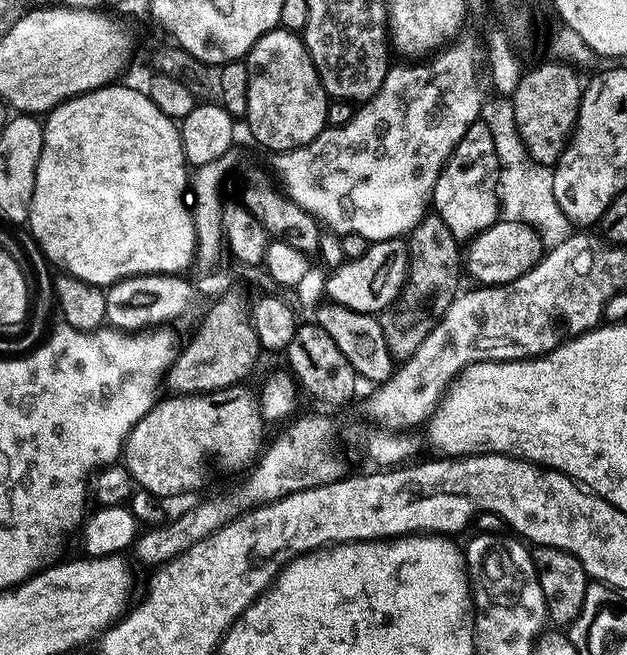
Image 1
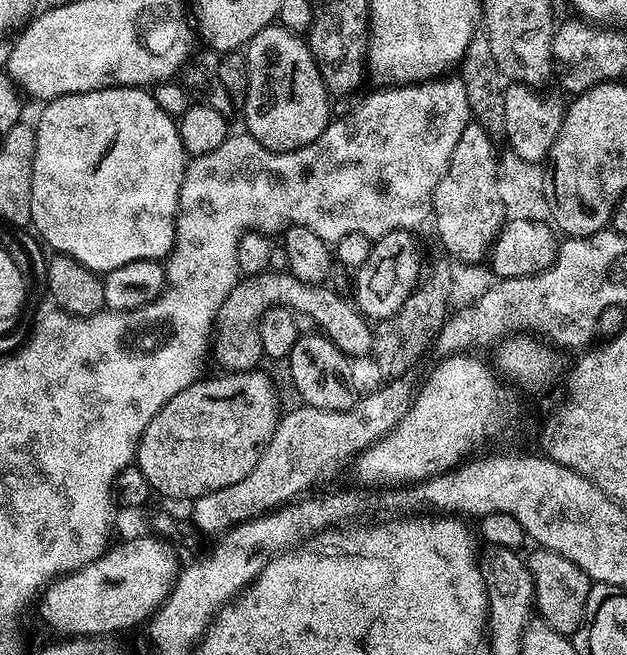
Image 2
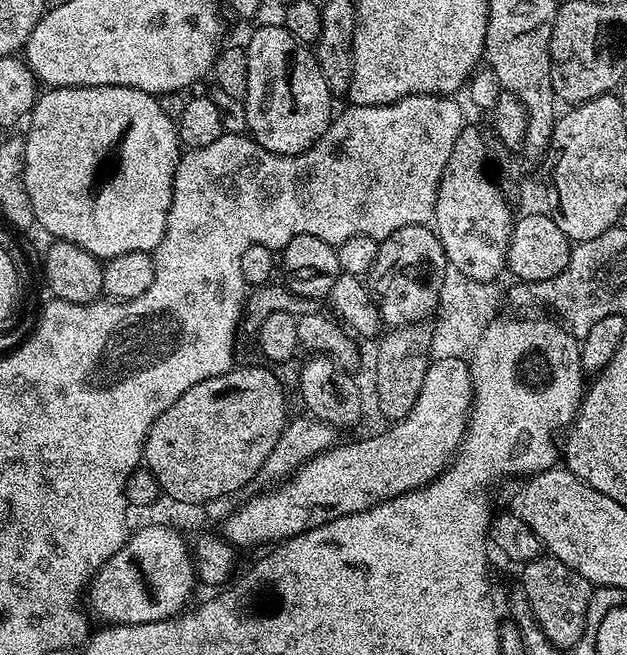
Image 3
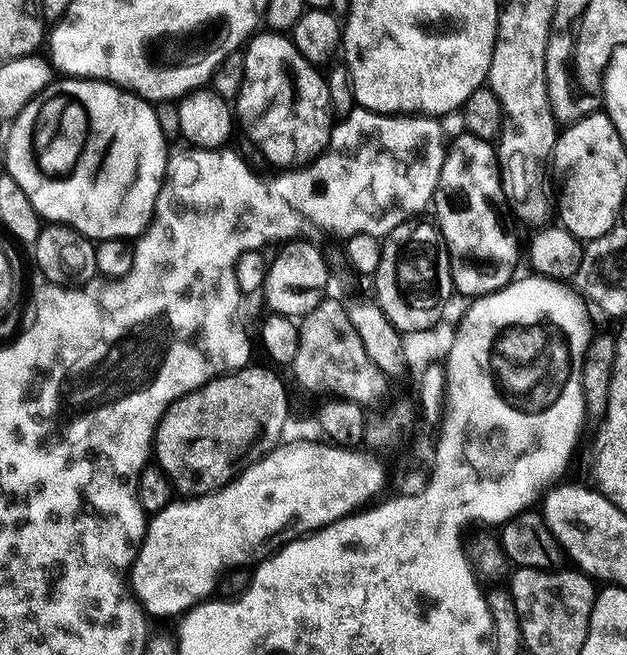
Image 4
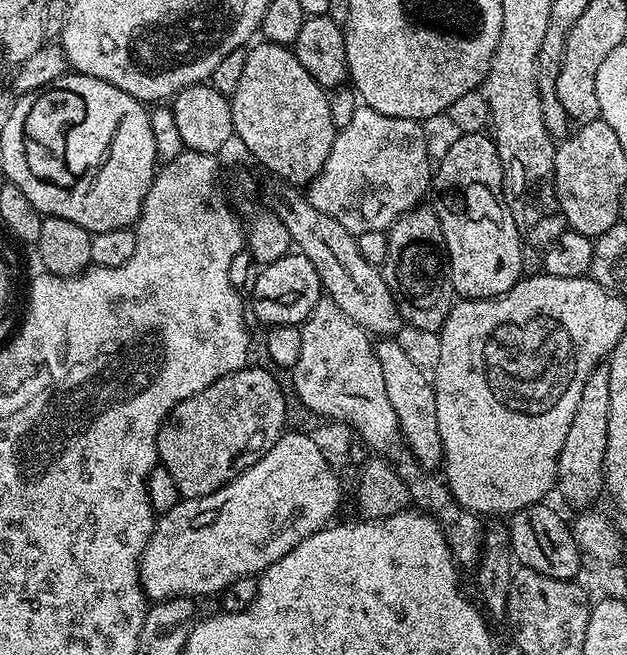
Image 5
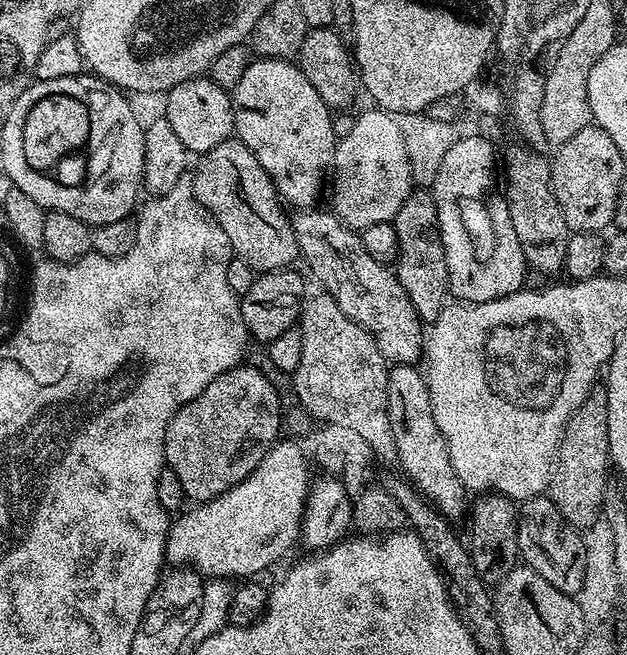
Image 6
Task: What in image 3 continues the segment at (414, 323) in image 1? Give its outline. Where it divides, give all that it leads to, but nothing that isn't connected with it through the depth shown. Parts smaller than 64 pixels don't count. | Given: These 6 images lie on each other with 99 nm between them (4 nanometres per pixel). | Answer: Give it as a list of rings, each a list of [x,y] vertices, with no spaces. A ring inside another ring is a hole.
[[[427,323],[392,326],[379,337],[376,348],[376,404],[388,422],[404,420],[422,390],[422,378],[432,354],[432,329]]]

